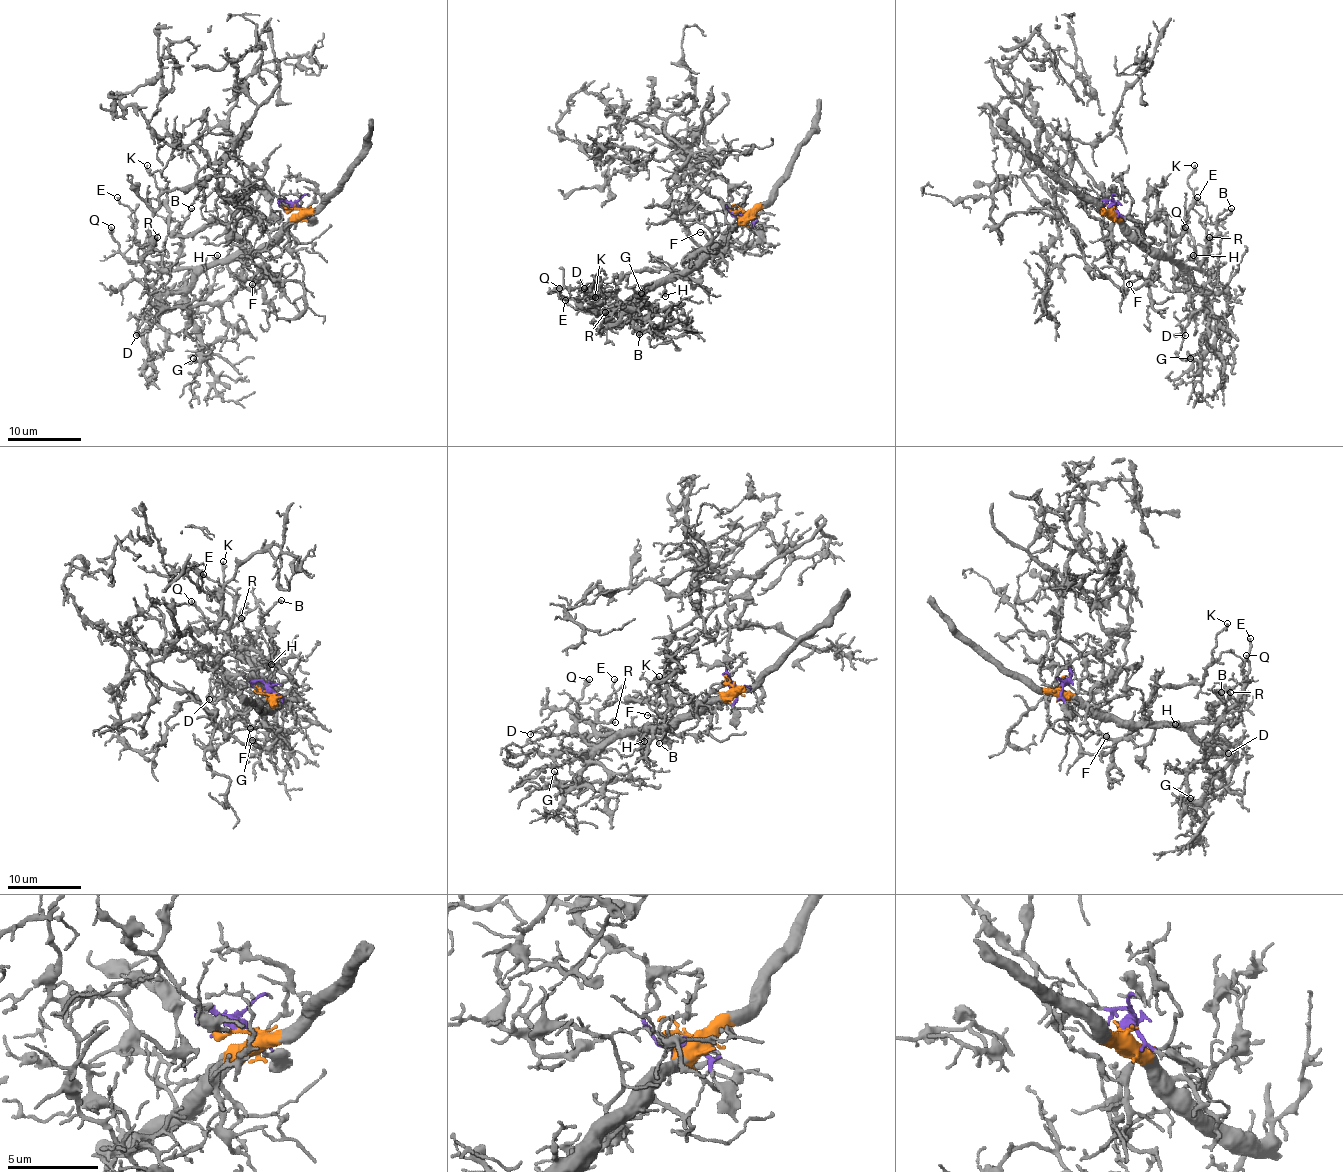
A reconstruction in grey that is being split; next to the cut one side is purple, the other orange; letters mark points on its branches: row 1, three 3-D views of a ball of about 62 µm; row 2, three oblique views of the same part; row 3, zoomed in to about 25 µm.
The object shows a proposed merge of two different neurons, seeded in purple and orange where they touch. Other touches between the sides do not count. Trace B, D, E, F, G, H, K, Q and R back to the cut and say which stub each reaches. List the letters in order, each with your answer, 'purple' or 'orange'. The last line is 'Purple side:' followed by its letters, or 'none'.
B: orange
D: orange
E: orange
F: orange
G: orange
H: orange
K: orange
Q: orange
R: orange
Purple side: none

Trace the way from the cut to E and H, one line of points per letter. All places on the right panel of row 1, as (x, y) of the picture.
E: (1108, 210), (1154, 252), (1165, 254), (1182, 267), (1200, 269), (1208, 245), (1206, 206), (1197, 197)
H: (1108, 210), (1154, 252), (1182, 262), (1193, 254)

